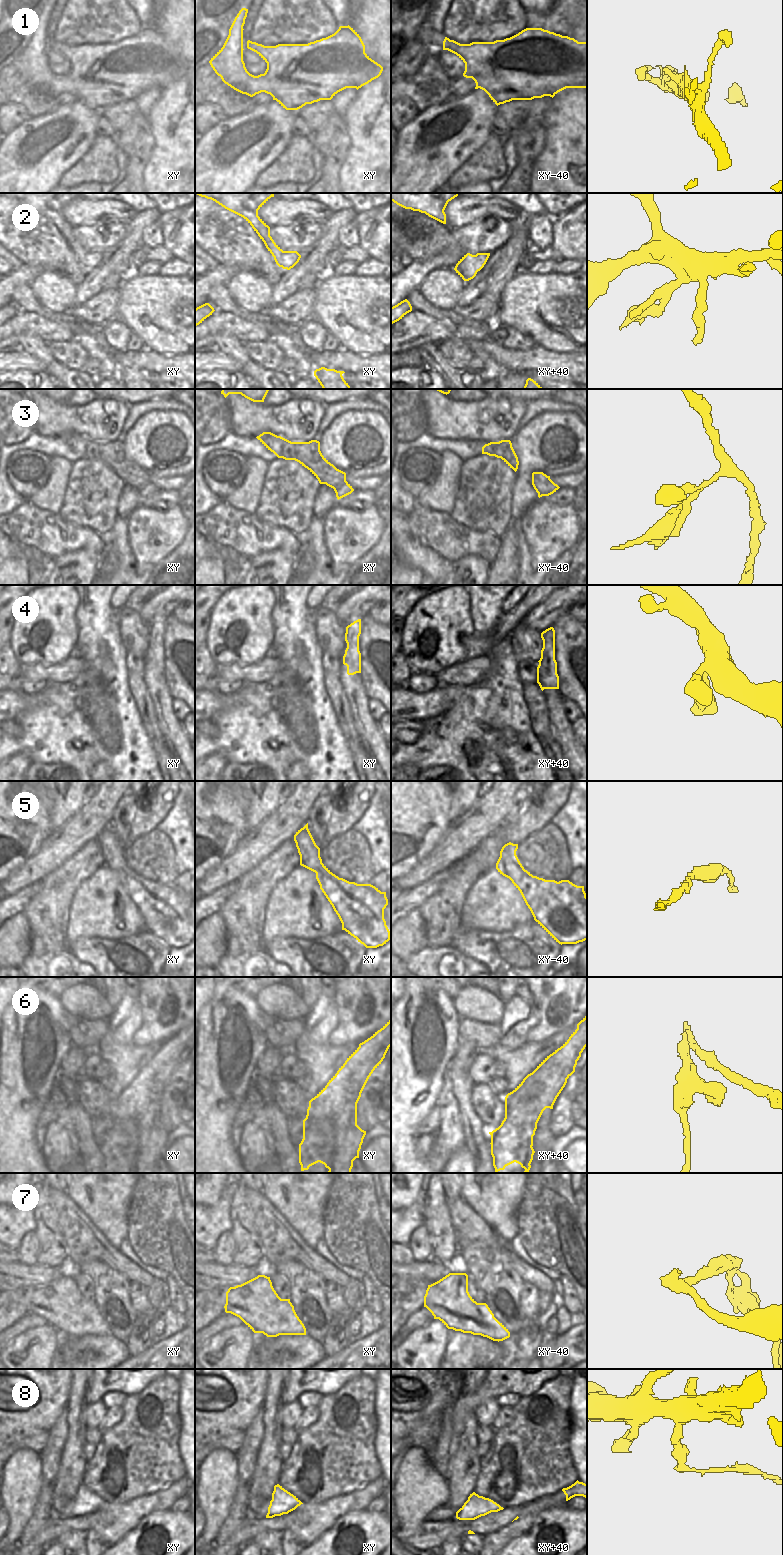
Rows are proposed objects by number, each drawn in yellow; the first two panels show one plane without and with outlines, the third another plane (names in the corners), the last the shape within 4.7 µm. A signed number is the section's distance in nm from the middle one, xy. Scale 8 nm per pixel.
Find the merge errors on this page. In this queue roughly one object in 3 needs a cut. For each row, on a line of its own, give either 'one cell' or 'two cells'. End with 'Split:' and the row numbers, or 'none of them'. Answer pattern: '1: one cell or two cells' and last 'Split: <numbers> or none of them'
1: one cell
2: two cells
3: two cells
4: one cell
5: one cell
6: two cells
7: two cells
8: two cells
Split: 2, 3, 6, 7, 8

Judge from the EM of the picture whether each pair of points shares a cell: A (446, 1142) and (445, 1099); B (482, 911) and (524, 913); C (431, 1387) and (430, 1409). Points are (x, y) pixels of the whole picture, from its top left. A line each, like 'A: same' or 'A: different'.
A: same
B: same
C: same

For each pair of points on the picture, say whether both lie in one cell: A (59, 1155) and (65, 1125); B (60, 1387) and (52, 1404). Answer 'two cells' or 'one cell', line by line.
A: one cell
B: one cell

